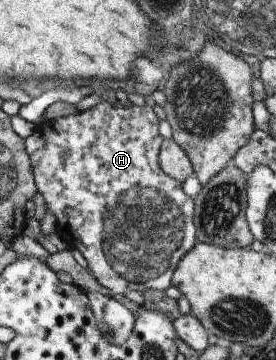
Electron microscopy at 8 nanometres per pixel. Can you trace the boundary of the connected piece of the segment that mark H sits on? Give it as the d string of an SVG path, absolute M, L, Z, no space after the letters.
M101 101L89 109L79 111L75 114L57 117L52 121L45 121L37 125L32 134L24 138L24 149L28 154L30 166L32 168L33 180L36 192L39 192L46 204L46 211L53 213L57 224L58 236L67 242L68 246L73 246L82 253L87 270L93 278L106 289L115 294L124 295L128 290L143 291L158 290L164 291L170 286L170 280L180 261L180 258L194 245L196 240L195 227L193 224L194 204L192 197L185 195L181 189L180 182L167 176L159 166L158 152L160 149L161 135L157 133L157 116L149 105L144 103L142 107L133 105L122 106L119 101L111 104L108 101Z

